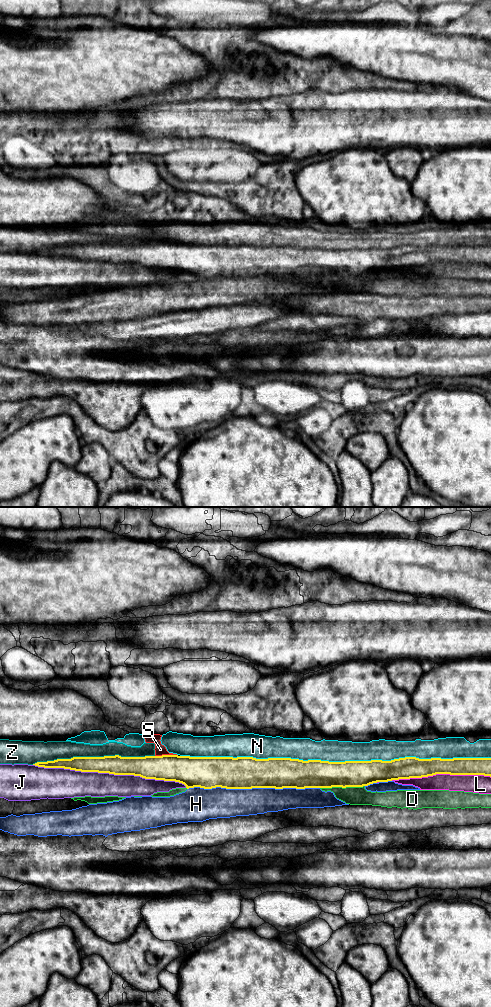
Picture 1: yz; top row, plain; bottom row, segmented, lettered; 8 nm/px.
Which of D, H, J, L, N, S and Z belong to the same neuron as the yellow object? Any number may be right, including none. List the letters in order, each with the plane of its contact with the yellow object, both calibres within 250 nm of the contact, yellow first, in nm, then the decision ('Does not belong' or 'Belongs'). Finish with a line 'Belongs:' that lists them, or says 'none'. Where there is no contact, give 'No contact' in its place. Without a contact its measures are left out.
D: Touches yellow in yz. Thickness 220 nm (yellow) against 140 nm. Does not belong
H: Touches yellow in yz. Thickness 260 nm (yellow) against 220 nm. Does not belong
J: Touches yellow in yz. Thickness 160 nm (yellow) against 200 nm. Does not belong
L: Touches yellow in yz. Thickness 180 nm (yellow) against 140 nm. Does not belong
N: Touches yellow in yz. Thickness 220 nm (yellow) against 180 nm. Does not belong
S: Touches yellow in yz. Thickness 240 nm (yellow) against 90 nm. Does not belong
Z: Touches yellow in yz. Thickness 160 nm (yellow) against 140 nm. Does not belong
Belongs: none

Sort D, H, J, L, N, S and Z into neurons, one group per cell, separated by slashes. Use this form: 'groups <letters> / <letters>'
groups D / H / J / L / N / S Z

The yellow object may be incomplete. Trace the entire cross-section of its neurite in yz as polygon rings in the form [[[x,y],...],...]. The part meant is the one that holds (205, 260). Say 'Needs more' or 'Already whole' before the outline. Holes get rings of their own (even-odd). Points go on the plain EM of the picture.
Already whole. [[[178,243],[145,244],[145,245],[73,245],[71,247],[57,247],[54,249],[37,250],[33,252],[44,256],[64,256],[81,260],[109,261],[114,263],[134,263],[145,267],[164,269],[175,269],[182,271],[187,277],[200,275],[212,277],[216,275],[226,277],[252,277],[252,276],[332,276],[332,275],[363,275],[377,270],[388,270],[399,267],[422,266],[436,262],[450,263],[484,263],[491,265],[491,246],[453,246],[453,247],[419,247],[416,245],[405,245],[391,249],[345,249],[329,250],[321,248],[303,249],[291,246],[268,246],[256,247],[253,245],[190,245]]]

